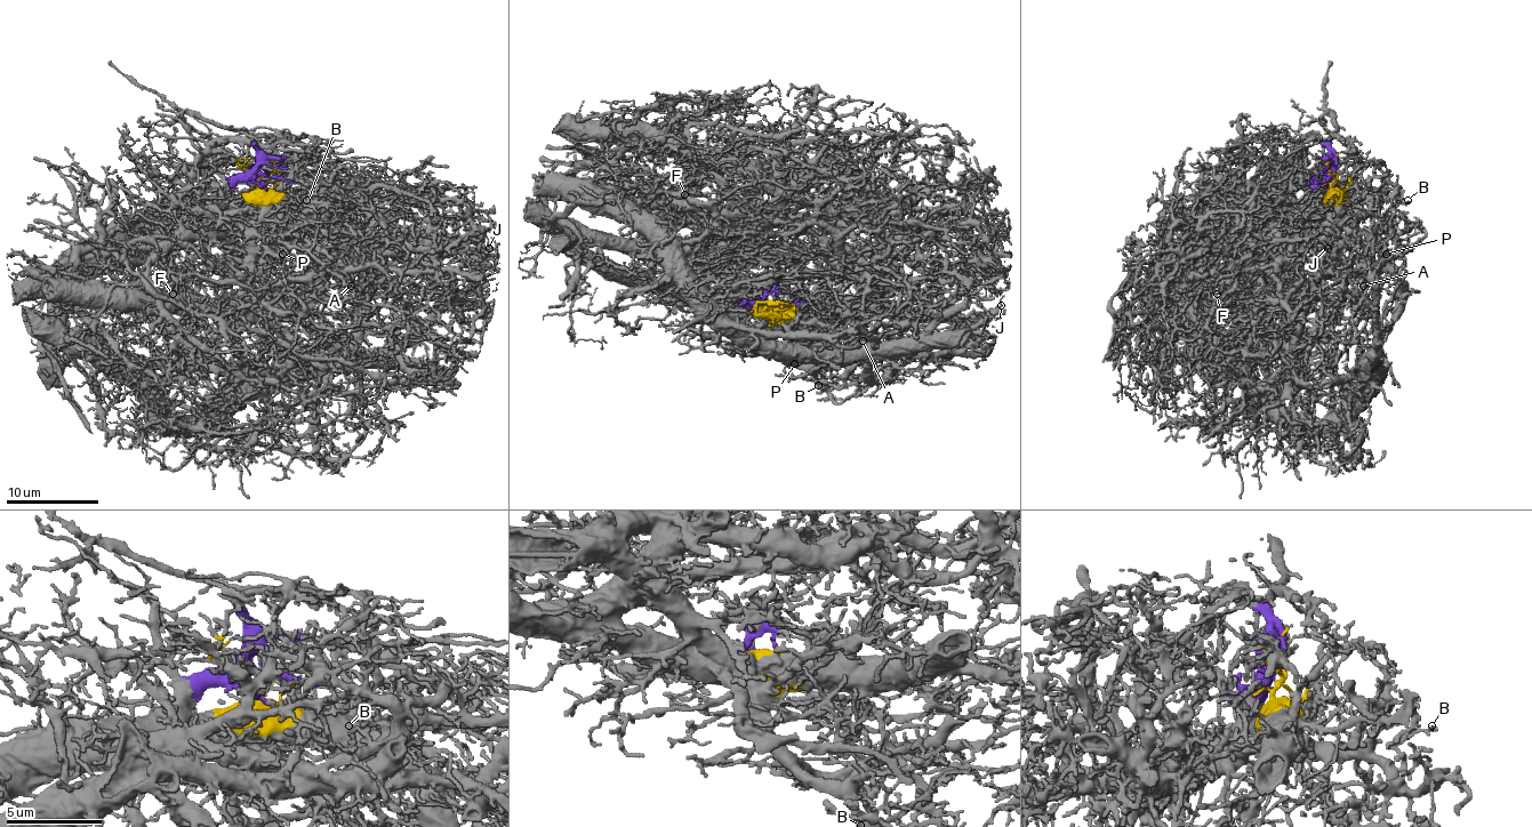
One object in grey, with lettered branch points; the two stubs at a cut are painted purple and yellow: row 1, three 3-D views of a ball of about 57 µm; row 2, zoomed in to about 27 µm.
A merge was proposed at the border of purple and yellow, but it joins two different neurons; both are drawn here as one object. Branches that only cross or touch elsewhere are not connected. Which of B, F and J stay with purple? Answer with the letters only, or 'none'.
F

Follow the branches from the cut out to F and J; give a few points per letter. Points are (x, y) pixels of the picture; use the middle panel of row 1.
F: (773, 311), (759, 311), (747, 304), (706, 254), (699, 240), (702, 221), (686, 200), (686, 193)
J: (773, 311), (837, 308), (953, 318), (973, 315), (1001, 304)

